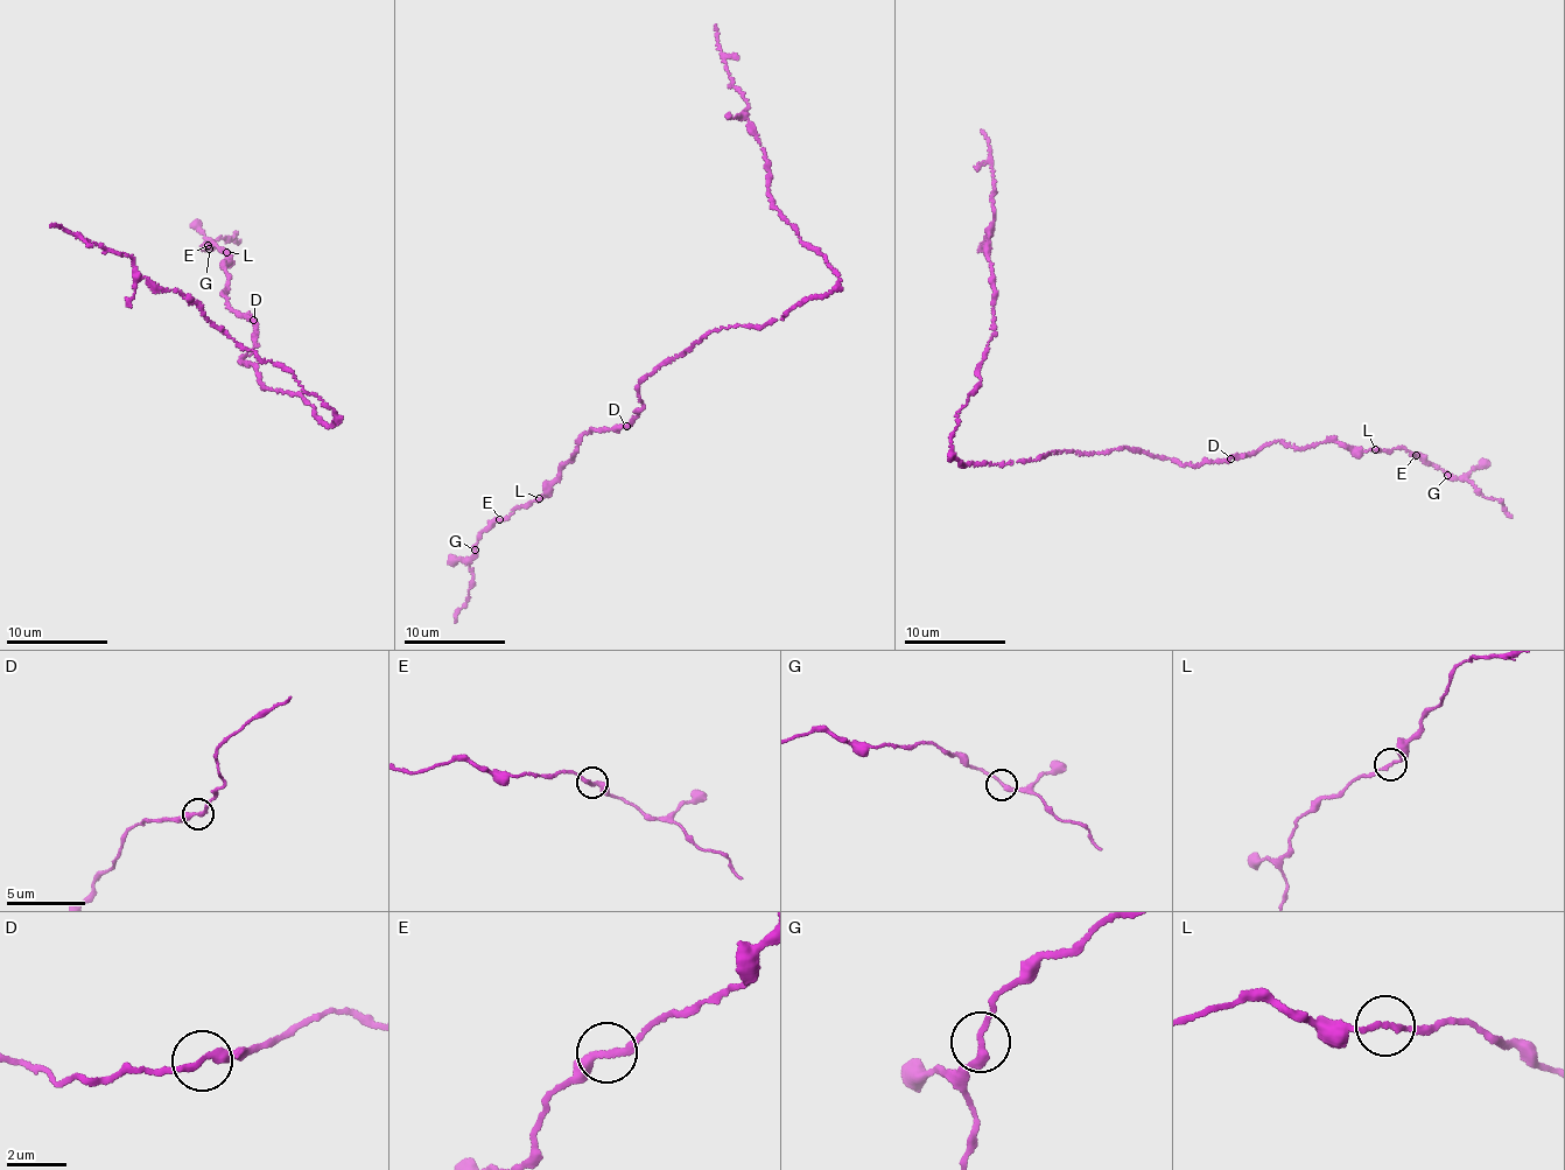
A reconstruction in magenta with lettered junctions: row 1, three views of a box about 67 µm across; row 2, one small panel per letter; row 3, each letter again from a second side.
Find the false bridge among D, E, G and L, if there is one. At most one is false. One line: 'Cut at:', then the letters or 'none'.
Cut at: none

